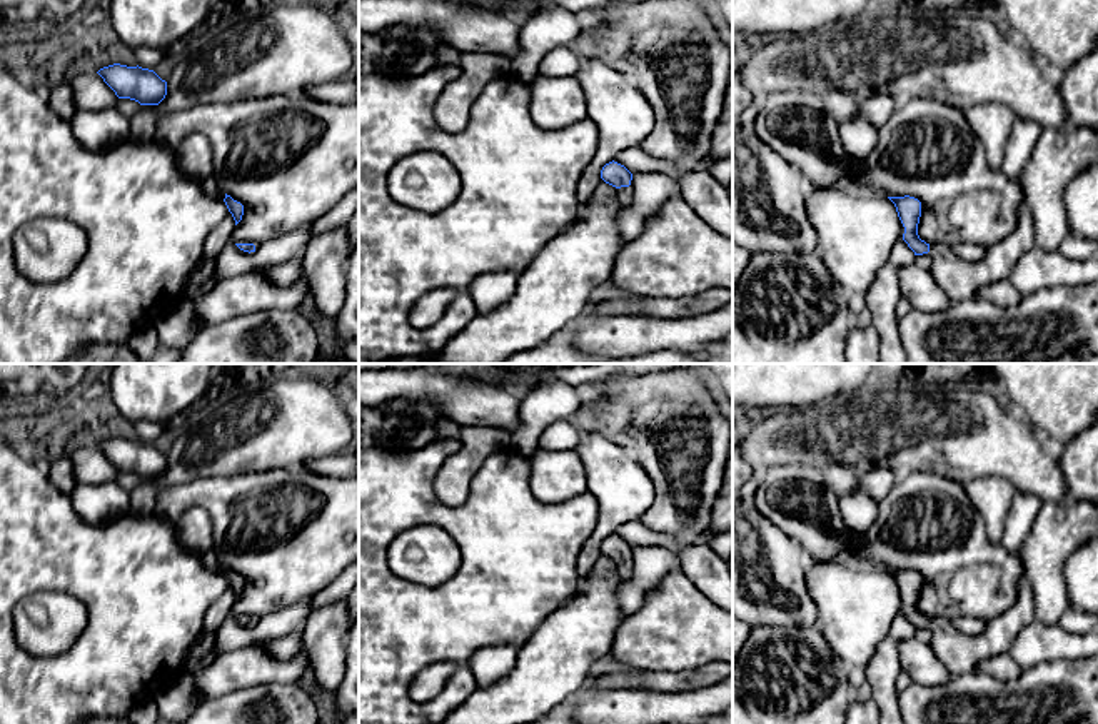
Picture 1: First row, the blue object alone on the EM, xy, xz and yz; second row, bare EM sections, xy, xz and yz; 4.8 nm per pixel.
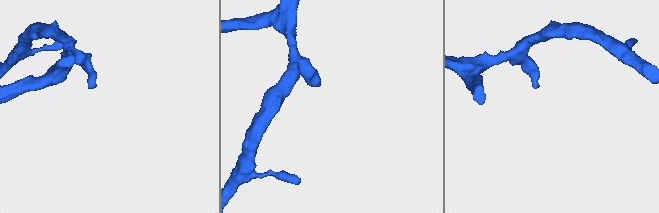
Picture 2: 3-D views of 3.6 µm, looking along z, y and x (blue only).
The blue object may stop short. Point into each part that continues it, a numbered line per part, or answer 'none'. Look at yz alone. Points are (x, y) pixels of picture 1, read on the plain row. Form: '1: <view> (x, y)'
1: yz (960, 653)

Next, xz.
1: xz (624, 566)

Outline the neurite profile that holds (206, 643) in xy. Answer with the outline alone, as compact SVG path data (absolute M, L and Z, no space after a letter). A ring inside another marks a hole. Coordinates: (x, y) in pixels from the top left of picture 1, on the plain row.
M202 632L195 641L184 671L197 674L200 662L217 647L215 637L210 632Z

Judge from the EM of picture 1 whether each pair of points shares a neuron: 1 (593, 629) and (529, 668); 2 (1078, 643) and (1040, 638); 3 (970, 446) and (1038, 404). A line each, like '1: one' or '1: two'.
1: one
2: one
3: two

